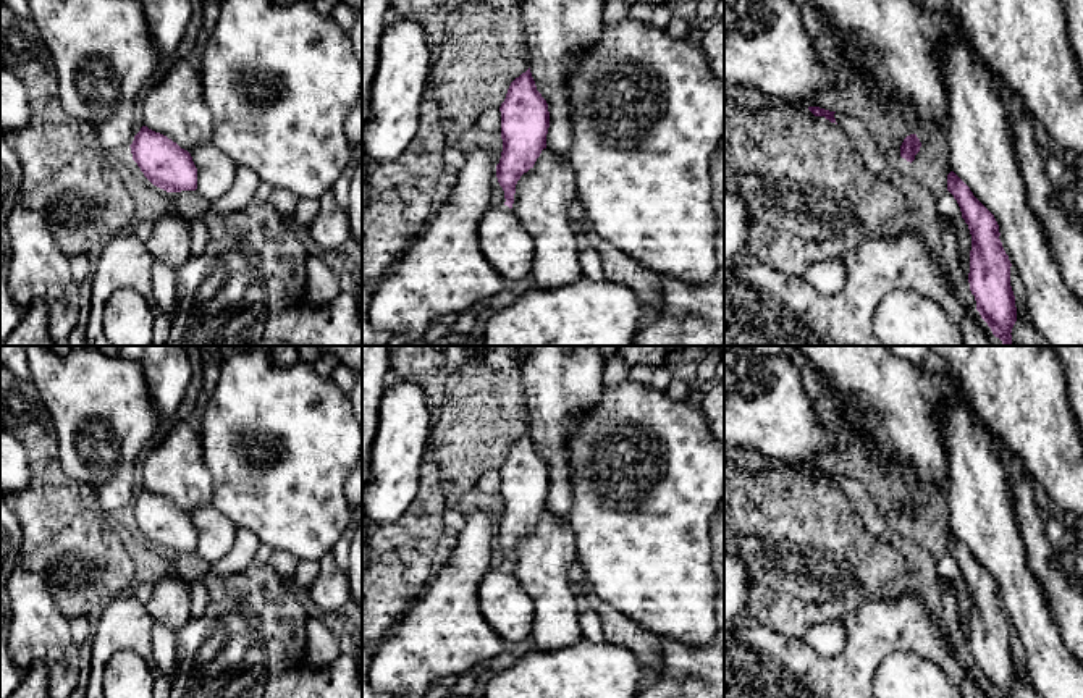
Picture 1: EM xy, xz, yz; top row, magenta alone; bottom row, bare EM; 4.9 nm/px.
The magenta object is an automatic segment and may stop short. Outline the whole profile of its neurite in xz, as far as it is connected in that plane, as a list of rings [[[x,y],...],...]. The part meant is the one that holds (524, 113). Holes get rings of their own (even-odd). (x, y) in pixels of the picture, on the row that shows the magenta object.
[[[530,68],[511,82],[499,111],[503,152],[496,178],[504,191],[504,205],[512,208],[516,184],[546,149],[550,128],[548,103],[537,90]]]

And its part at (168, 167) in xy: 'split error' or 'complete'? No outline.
complete

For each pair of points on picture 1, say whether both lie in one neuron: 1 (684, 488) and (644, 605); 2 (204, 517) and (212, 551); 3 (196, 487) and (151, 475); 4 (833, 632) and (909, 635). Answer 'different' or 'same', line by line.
1: same
2: same
3: same
4: different

